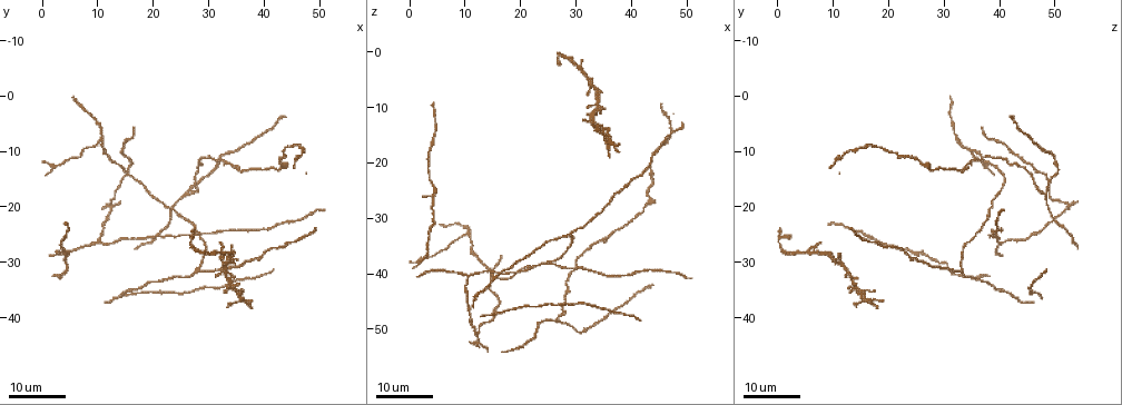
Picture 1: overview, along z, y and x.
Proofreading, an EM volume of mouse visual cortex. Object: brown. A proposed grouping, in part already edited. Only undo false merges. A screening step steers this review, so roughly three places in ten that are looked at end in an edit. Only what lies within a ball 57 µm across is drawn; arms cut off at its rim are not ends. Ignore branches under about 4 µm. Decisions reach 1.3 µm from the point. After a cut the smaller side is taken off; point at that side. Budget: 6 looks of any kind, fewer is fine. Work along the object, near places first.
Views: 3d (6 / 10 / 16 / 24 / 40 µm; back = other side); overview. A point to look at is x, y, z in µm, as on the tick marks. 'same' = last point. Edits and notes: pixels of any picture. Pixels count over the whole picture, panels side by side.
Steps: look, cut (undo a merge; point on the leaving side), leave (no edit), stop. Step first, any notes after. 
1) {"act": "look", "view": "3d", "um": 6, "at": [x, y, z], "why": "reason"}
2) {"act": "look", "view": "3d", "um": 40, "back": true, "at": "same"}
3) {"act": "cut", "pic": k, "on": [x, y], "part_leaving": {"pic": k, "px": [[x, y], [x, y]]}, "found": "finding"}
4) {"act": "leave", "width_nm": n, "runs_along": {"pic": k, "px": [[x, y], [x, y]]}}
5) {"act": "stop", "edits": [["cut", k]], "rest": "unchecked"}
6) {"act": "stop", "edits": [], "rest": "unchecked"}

{"act": "look", "view": "3d", "um": 24, "at": [35.0, 35.5, 15.0], "why": "four or more arms meet"}

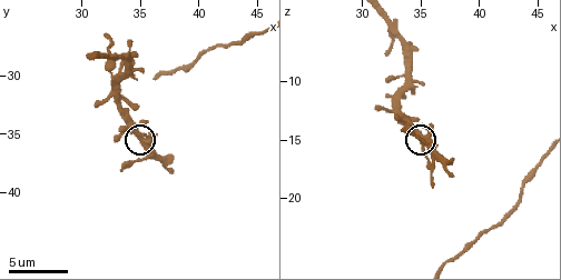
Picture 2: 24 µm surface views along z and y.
{"act": "look", "view": "3d", "um": 10, "at": "same"}

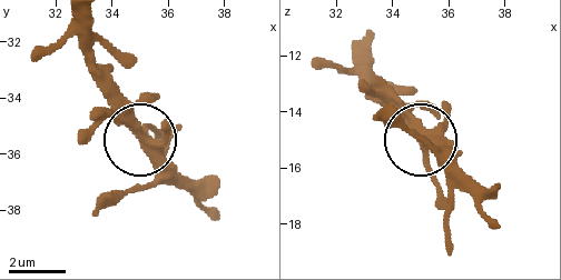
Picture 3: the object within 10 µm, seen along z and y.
{"act": "leave", "side_arm_um": 5, "found": "all the same cell"}

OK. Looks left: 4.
{"act": "look", "view": "3d", "um": 16, "at": [28.5, 31.0, 33.5], "why": "branch point"}

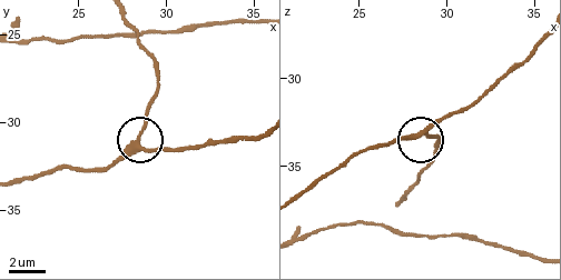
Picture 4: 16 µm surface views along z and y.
{"act": "look", "view": "3d", "um": 6, "at": [28.4, 31.4, 33.3]}

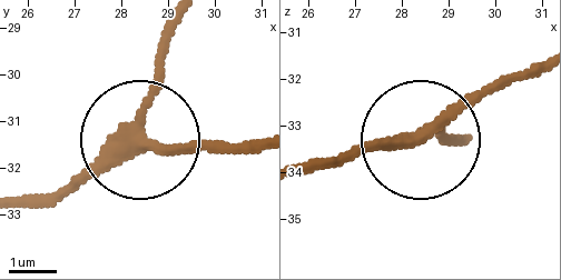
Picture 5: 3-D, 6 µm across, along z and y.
{"act": "leave", "arms": 3, "runs_along": {"pic": 5, "px": [[180, 24], [145, 140], [244, 143]]}, "found": "one cell here"}

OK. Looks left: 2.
{"act": "look", "view": "3d", "um": 24, "at": [26.5, 17.5, 48.5], "why": "branch point"}

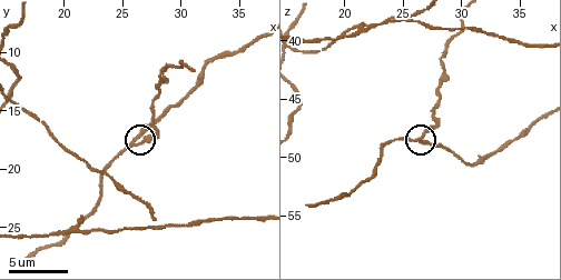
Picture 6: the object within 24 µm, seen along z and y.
{"act": "look", "view": "3d", "um": 6, "at": "same"}

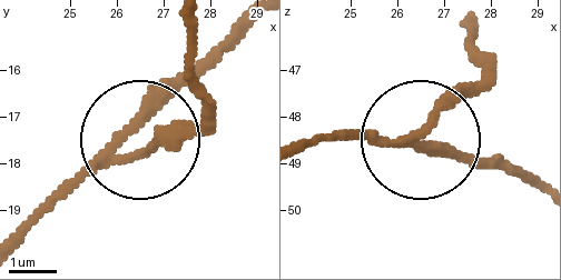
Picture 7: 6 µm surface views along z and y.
{"act": "cut", "pic": 7, "on": [160, 132], "arms": 3, "part_leaving": {"pic": 7, "px": [[114, 159], [146, 156], [202, 111], [194, 28]]}, "found": "two cells meet here"}

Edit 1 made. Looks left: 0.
{"act": "stop", "edits": [["cut", 7]], "rest": "unchecked"}

